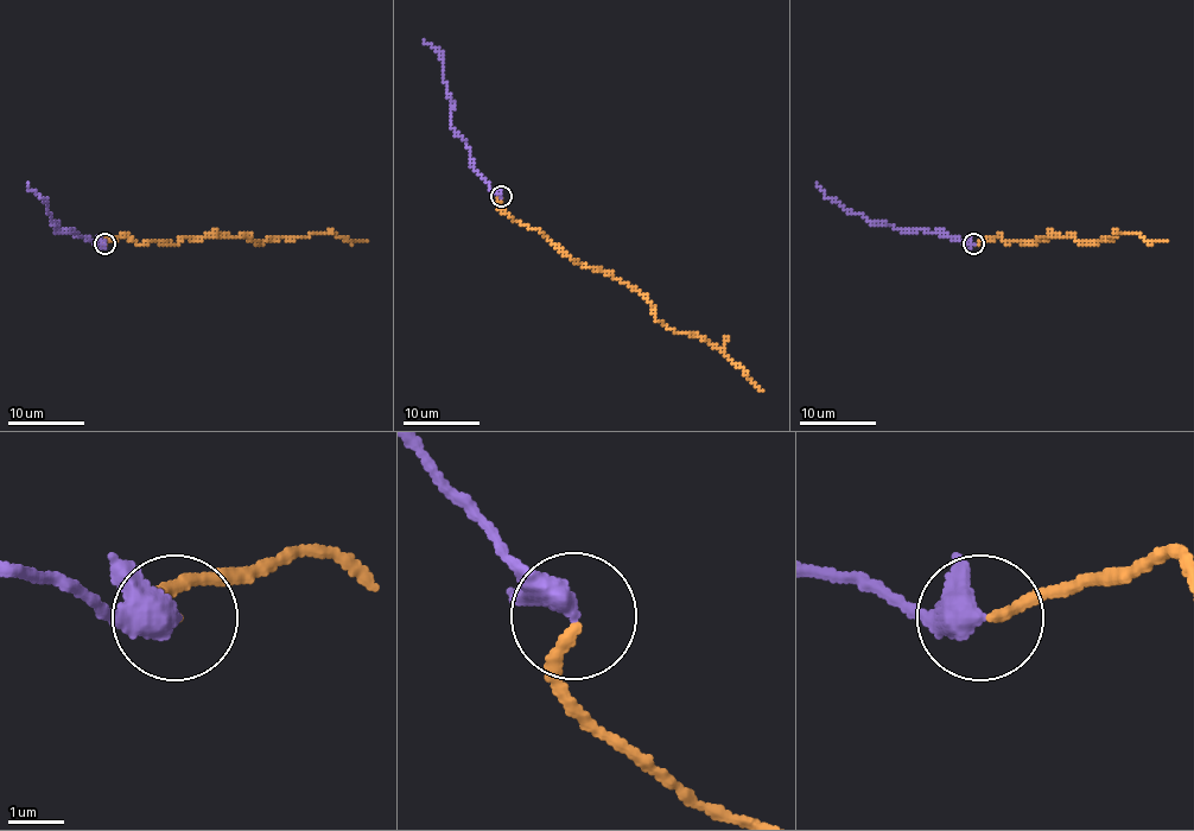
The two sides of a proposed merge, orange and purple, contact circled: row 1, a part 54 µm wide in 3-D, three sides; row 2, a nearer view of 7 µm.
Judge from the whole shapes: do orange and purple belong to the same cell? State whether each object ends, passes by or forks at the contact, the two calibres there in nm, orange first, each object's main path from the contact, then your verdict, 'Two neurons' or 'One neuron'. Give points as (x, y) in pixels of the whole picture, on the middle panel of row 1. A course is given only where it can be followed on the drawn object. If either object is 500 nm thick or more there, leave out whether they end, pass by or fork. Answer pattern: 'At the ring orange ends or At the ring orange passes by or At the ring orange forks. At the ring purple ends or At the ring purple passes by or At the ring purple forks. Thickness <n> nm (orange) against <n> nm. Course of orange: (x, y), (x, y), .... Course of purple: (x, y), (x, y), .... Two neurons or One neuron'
At the ring orange ends. At the ring purple passes by. Thickness 200 nm (orange) against 380 nm. Course of orange: (500, 197), (515, 220), (579, 264), (627, 281), (655, 318), (716, 346), (762, 389). Course of purple: (500, 197), (472, 167), (471, 151), (453, 132), (452, 102), (442, 80), (442, 58), (423, 40). One neuron

